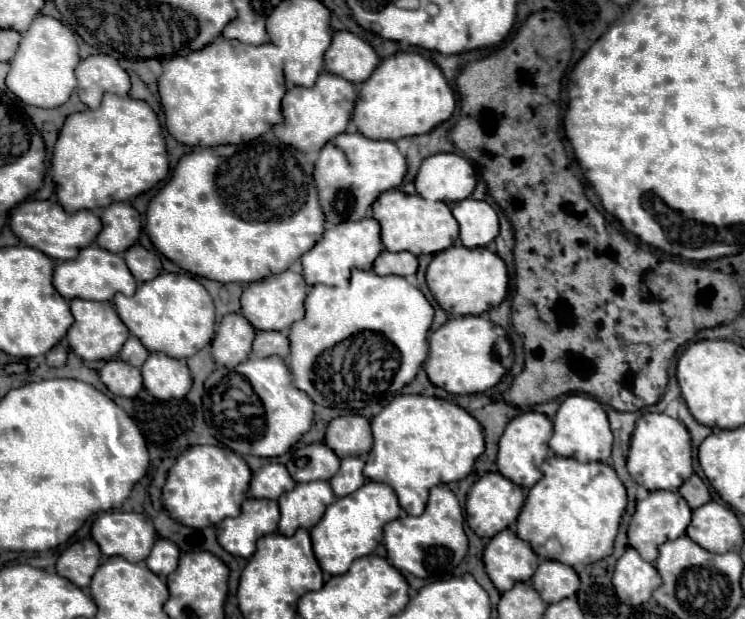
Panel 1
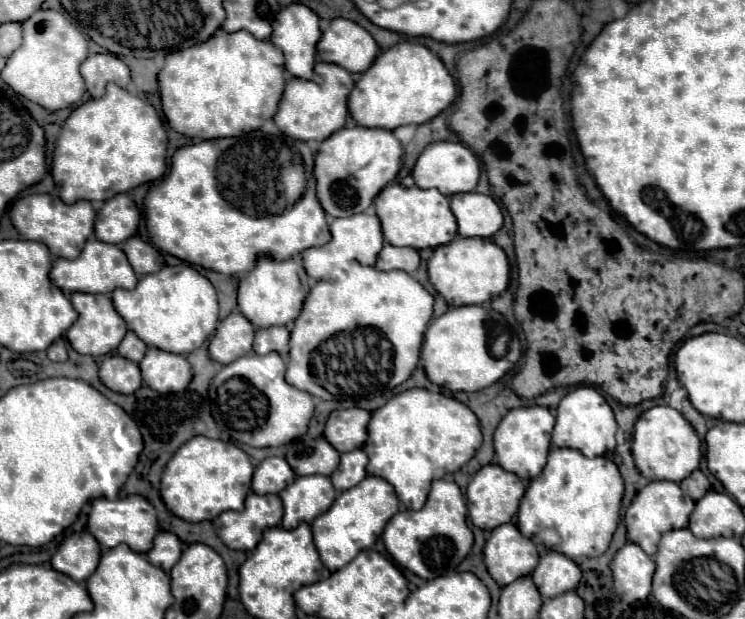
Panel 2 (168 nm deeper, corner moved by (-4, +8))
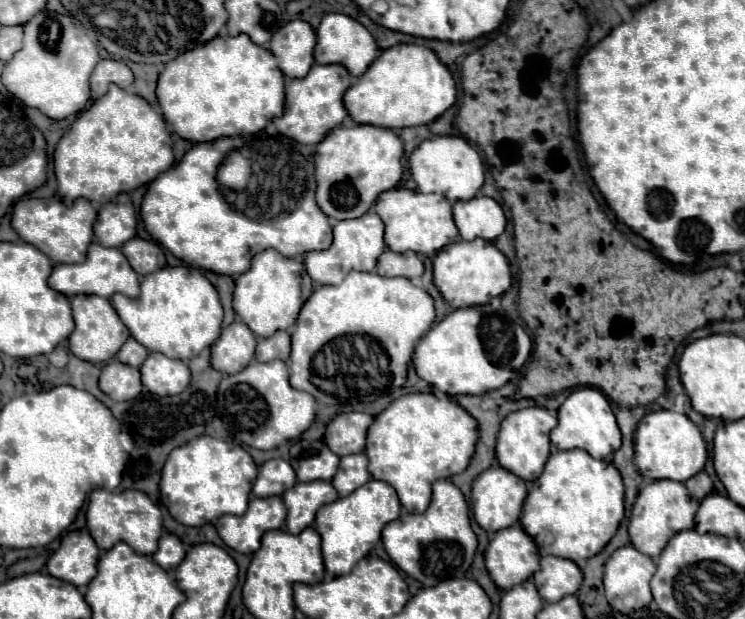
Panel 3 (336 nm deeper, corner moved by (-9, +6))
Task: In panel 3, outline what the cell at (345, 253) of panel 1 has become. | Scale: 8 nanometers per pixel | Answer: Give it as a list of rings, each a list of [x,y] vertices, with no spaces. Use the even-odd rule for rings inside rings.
[[[366,213],[358,219],[338,221],[334,225],[334,243],[326,251],[310,251],[304,259],[312,281],[320,285],[338,285],[348,271],[374,271],[378,257],[384,253],[384,223],[376,213]]]

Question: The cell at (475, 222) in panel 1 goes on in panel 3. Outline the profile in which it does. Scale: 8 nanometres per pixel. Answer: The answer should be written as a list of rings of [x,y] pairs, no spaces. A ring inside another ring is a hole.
[[[478,195],[470,201],[456,201],[452,205],[452,215],[464,241],[474,241],[478,237],[494,241],[506,227],[502,207],[484,195]]]

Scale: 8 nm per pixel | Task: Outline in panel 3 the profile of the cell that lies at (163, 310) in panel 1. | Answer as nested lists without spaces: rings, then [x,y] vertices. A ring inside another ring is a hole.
[[[162,267],[158,273],[150,273],[142,279],[138,299],[116,293],[110,301],[140,345],[172,359],[188,361],[196,357],[218,339],[222,329],[222,305],[218,293],[196,267]]]

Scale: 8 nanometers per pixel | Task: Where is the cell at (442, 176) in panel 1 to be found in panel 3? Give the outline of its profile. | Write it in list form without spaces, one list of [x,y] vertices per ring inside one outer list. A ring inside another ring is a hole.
[[[436,135],[422,141],[408,159],[412,179],[422,193],[442,193],[448,201],[468,201],[476,197],[484,183],[484,165],[478,151],[462,137]]]

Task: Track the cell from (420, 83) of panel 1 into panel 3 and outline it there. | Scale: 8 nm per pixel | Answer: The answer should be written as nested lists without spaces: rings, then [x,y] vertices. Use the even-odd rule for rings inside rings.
[[[394,45],[384,49],[370,69],[344,93],[348,115],[356,123],[386,129],[428,125],[456,101],[456,83],[436,53],[422,45]]]

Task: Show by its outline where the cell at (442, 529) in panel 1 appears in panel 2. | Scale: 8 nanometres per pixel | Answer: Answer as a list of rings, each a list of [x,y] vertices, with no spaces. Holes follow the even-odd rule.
[[[435,479],[425,507],[419,511],[399,511],[393,515],[393,519],[389,519],[385,525],[383,541],[389,555],[403,569],[413,571],[423,579],[449,575],[449,569],[457,569],[473,545],[473,533],[467,527],[467,505],[459,485],[455,481]]]

